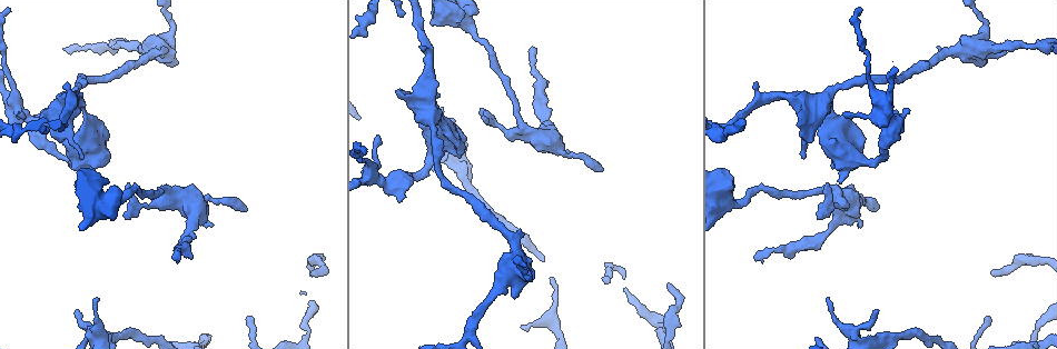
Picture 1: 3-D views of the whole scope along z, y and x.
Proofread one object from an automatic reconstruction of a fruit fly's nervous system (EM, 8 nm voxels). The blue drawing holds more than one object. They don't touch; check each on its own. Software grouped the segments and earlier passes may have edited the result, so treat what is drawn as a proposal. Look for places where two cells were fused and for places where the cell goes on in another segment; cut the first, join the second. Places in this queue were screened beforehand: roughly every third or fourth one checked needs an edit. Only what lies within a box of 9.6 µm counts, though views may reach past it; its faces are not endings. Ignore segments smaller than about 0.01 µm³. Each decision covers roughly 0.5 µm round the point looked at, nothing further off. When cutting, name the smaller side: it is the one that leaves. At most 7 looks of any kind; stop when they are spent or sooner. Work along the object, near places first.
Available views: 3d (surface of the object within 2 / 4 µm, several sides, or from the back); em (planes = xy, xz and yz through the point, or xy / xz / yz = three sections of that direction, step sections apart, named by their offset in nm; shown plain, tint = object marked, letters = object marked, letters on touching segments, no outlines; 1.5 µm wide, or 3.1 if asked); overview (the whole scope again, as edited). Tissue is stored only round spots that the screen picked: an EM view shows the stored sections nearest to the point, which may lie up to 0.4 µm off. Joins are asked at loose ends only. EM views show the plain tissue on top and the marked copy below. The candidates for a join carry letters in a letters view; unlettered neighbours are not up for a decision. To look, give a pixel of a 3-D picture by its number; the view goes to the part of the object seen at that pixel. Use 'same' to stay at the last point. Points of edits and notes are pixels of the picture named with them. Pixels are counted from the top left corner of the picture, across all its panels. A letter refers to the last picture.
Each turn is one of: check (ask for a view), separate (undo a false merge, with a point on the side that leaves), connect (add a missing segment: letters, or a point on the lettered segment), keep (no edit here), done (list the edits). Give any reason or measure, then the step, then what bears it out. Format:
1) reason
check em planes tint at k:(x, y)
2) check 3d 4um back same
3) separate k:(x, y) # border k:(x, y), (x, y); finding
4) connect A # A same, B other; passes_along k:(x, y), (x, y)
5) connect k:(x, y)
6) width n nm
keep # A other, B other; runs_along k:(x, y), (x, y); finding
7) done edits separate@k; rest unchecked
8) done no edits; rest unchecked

a narrow waist
check 3d 2um at 1:(1037, 328)

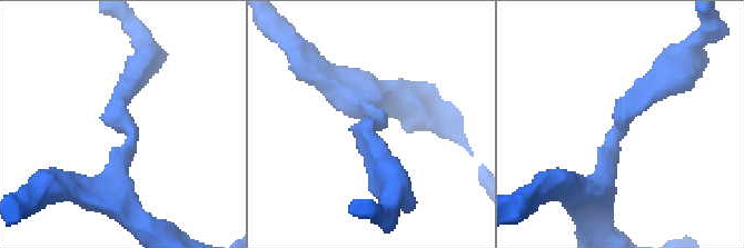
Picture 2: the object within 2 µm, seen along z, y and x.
arm_widths 220, 340 nm
check em yz step 8 letters at 2:(614, 131)

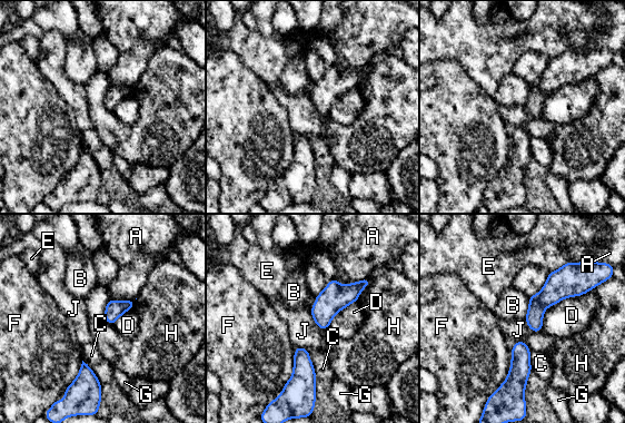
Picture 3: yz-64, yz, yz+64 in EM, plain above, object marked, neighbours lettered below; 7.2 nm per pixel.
longest_contact D 460 nm
keep # A other, B other, C other, D other, E other, F other, G other, H other, J other; border 3:(524, 320), (534, 332), (542, 331); continuous, no second cell

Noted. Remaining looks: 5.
tapers out
check em xz step 8 tint at 1:(245, 211)

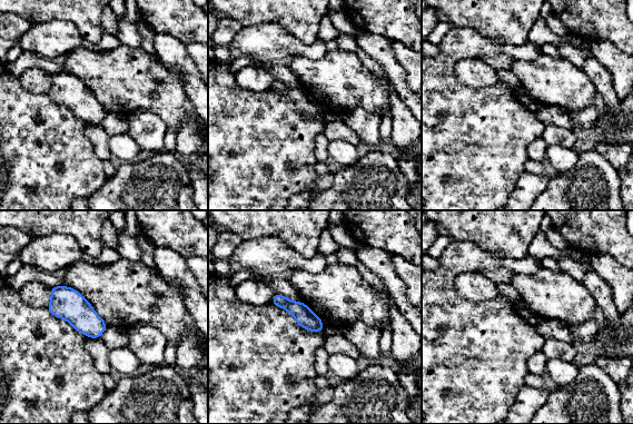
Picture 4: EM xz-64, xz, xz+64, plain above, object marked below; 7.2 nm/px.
check em xz step 8 letters same

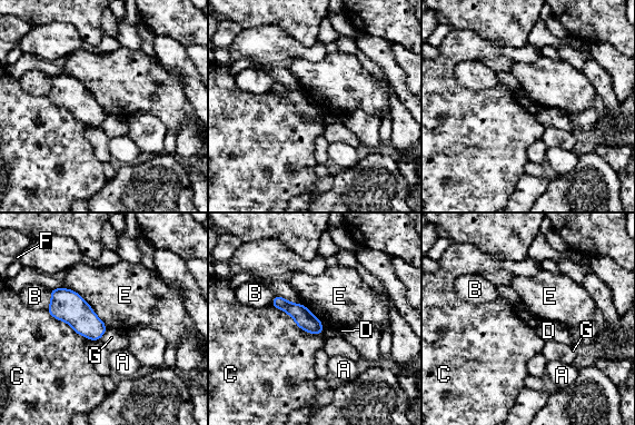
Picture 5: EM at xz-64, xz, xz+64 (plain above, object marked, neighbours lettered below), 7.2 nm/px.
keep # A other, B other, C other, D other, E other, F other, G other; border 5:(269, 305), (321, 335); none of them fits

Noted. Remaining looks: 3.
branch stops here
check 3d 4um at 1:(23, 113)

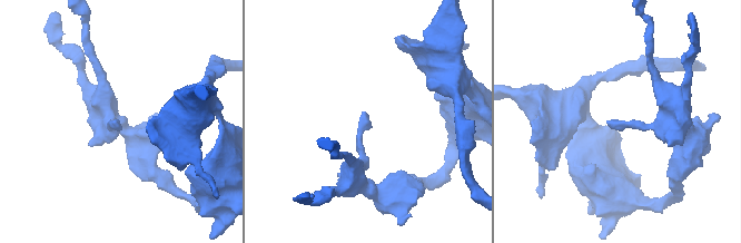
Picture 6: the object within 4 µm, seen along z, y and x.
need the tissue
check em xy step 8 letters at 6:(365, 113)

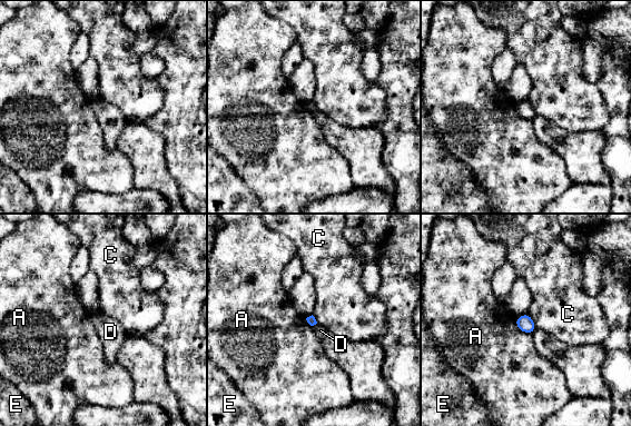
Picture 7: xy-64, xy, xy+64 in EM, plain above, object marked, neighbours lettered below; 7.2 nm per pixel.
longest_contact A 170 nm
keep # A other, C other, D other, E other; none of them fits

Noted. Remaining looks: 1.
done no edits; rest unchecked

